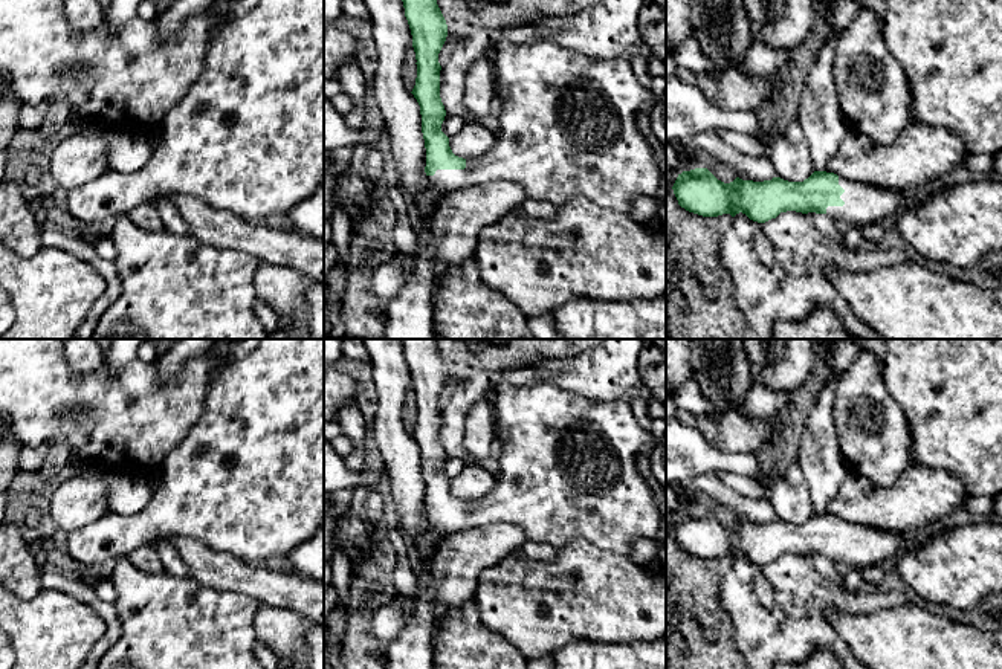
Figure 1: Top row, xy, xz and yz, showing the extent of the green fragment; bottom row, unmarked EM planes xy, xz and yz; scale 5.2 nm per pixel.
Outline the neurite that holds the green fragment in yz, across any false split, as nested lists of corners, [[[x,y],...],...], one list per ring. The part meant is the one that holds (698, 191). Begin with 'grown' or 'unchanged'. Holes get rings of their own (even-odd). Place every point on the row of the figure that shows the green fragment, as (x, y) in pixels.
grown; [[[695,168],[678,174],[672,189],[681,208],[703,217],[735,217],[742,212],[753,221],[765,223],[781,212],[796,211],[826,214],[842,226],[861,228],[927,202],[941,191],[941,183],[930,183],[916,192],[898,192],[826,171],[814,171],[803,182],[781,177],[753,182],[736,177],[724,183],[707,168]]]

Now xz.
grown; [[[437,0],[402,2],[417,60],[411,93],[420,105],[429,186],[414,202],[417,215],[412,226],[426,234],[419,237],[414,252],[402,254],[408,272],[400,292],[385,307],[385,339],[435,339],[432,284],[440,266],[428,243],[428,217],[438,194],[487,182],[513,182],[525,189],[528,199],[556,208],[583,196],[608,211],[628,214],[635,199],[657,197],[666,183],[666,170],[655,160],[649,141],[637,125],[637,118],[649,113],[657,98],[637,79],[634,64],[625,58],[593,58],[547,40],[533,44],[498,43],[495,92],[503,110],[496,141],[481,157],[466,160],[455,156],[441,131],[446,110],[440,98],[438,53],[448,37],[446,20]]]

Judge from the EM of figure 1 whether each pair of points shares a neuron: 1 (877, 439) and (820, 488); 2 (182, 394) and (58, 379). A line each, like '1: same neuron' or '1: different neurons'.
1: different neurons
2: same neuron

